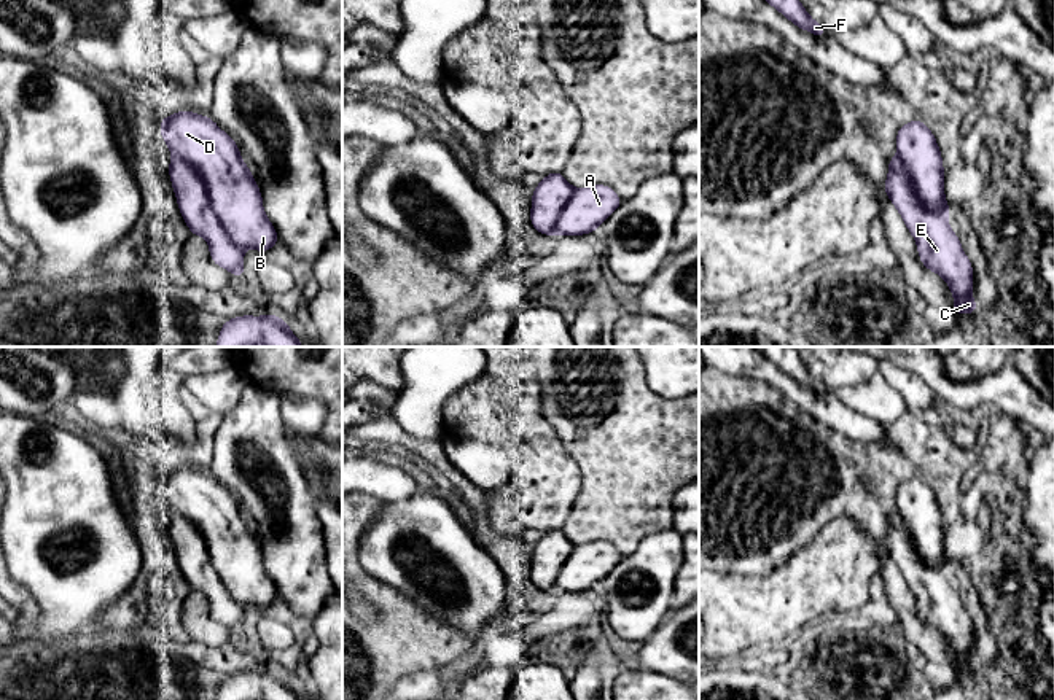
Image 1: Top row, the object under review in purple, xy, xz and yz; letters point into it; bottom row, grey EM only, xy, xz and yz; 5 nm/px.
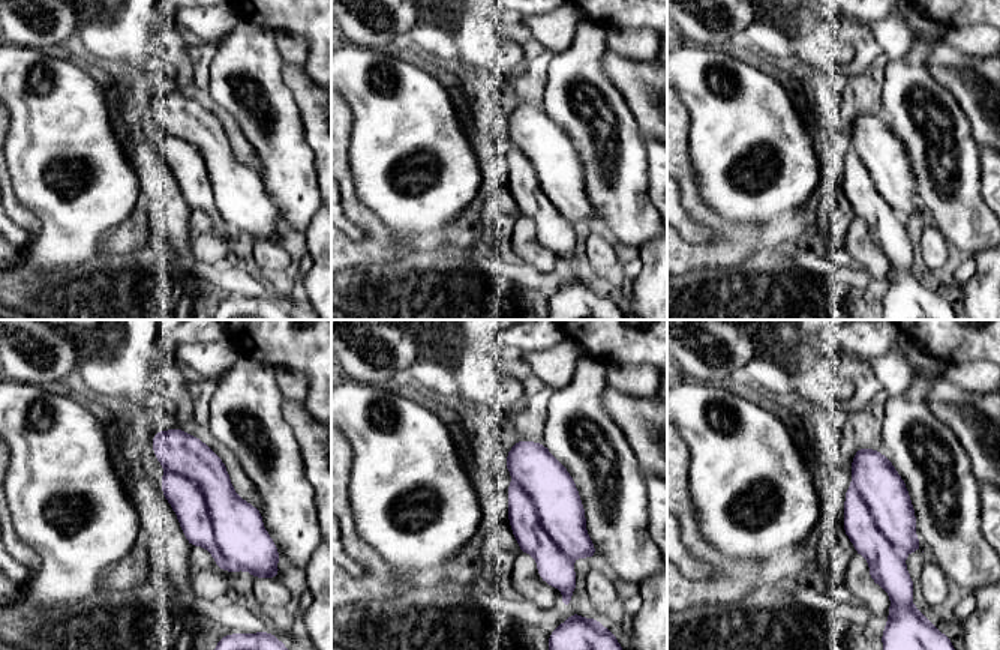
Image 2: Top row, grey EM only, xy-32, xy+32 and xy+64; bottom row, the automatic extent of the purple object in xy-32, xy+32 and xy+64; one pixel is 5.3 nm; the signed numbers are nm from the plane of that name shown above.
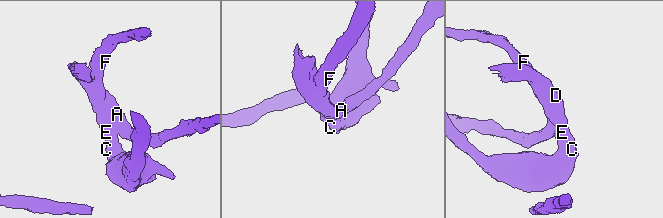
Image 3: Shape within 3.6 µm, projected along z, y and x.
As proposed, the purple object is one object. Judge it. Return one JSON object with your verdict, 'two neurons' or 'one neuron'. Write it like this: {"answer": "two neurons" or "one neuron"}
{"answer": "one neuron"}

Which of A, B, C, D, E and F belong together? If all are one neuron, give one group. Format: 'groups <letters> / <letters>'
groups A B C D E F

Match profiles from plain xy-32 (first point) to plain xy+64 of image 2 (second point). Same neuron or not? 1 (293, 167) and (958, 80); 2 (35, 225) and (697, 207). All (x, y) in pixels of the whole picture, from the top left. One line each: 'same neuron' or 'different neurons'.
1: different neurons
2: same neuron

